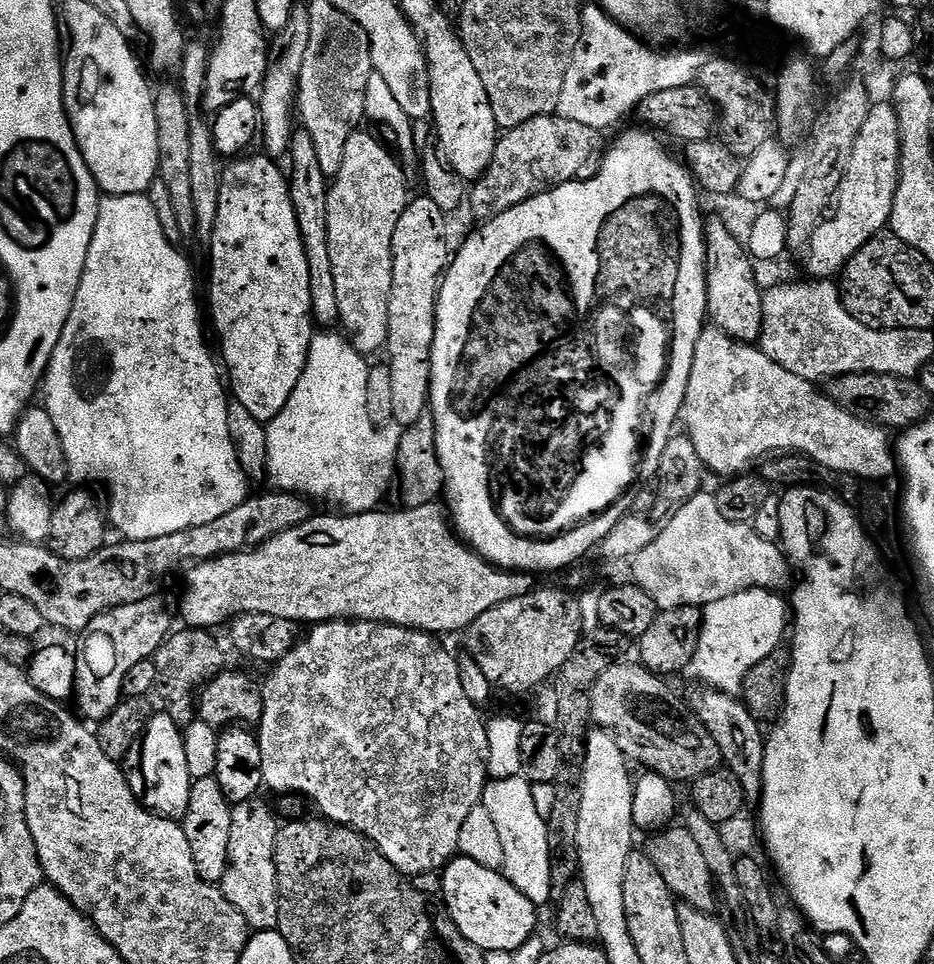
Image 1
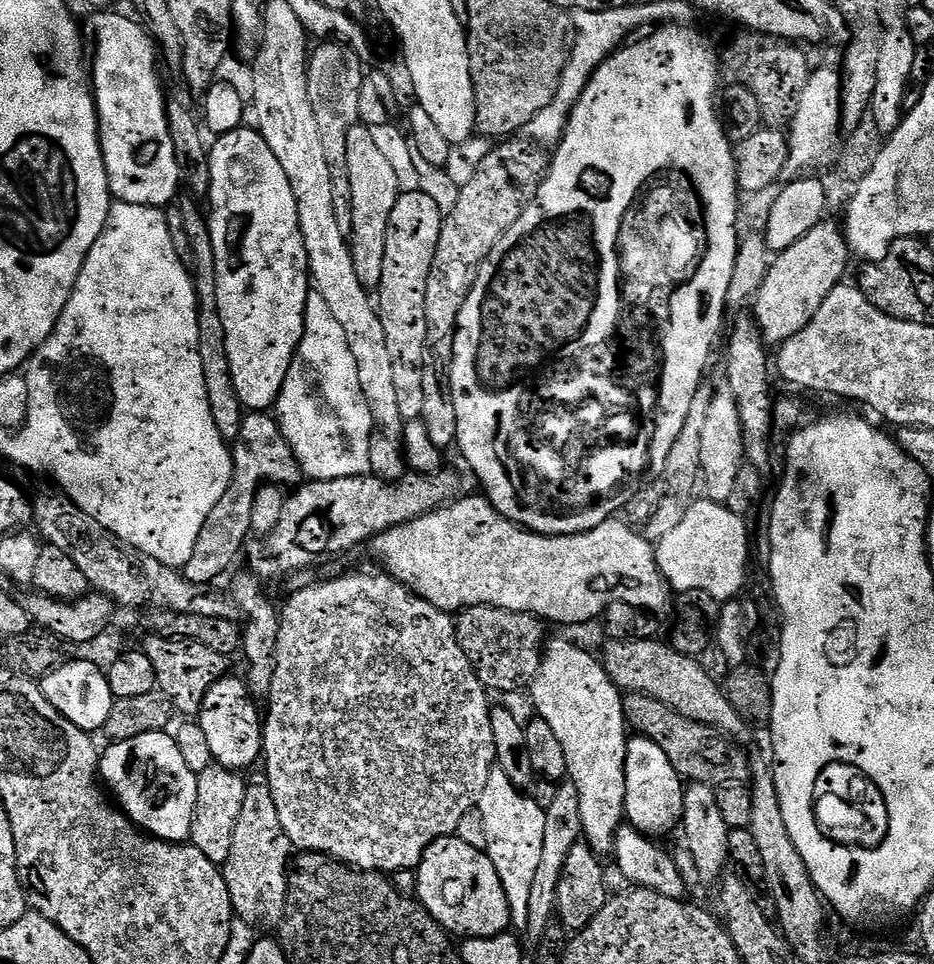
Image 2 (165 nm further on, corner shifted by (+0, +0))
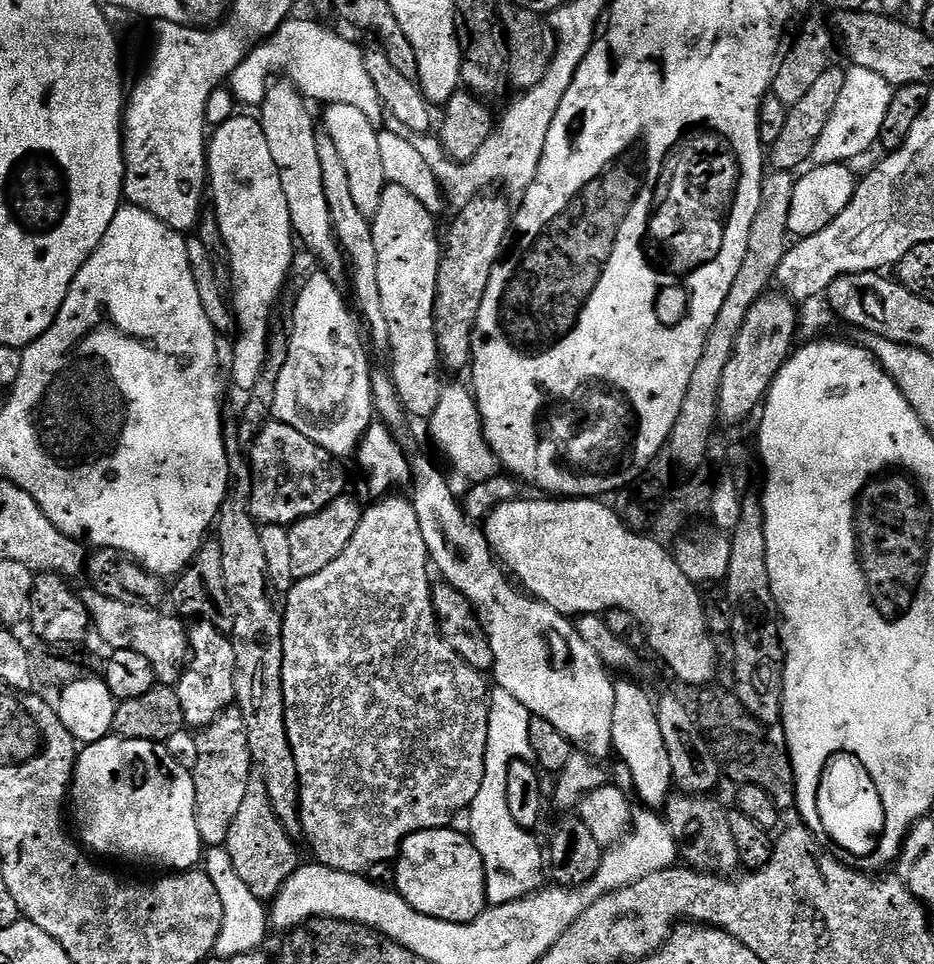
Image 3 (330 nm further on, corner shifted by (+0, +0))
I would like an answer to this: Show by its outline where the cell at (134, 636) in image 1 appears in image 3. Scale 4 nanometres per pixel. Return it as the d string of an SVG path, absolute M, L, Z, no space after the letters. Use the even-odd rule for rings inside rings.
M270 420L261 428L248 450L252 491L258 496L271 496L271 523L285 526L312 516L343 493L335 464L335 459L322 446L277 420Z

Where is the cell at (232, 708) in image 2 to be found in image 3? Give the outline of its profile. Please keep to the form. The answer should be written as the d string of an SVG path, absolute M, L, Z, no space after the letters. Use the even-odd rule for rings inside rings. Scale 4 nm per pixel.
M205 620L191 625L188 647L190 659L174 687L178 702L182 704L185 725L189 729L199 730L236 704L236 659L231 639Z

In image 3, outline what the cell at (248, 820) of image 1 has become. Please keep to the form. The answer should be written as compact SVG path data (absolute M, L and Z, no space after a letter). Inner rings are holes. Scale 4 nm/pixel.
M253 778L246 786L246 798L242 798L242 807L234 817L234 826L230 826L228 843L230 862L234 862L234 870L238 870L238 878L250 888L254 898L270 902L280 888L294 874L298 867L296 860L296 842L286 834L284 827L278 822L270 806L266 786L258 778Z

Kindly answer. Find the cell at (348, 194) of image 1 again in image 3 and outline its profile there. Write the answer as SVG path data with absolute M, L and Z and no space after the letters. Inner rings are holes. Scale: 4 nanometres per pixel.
M348 101L332 102L324 114L325 133L331 138L341 155L342 164L349 179L350 194L353 195L354 206L369 218L375 216L381 202L381 194L387 180L381 161L378 145L378 133L368 121L362 110Z

